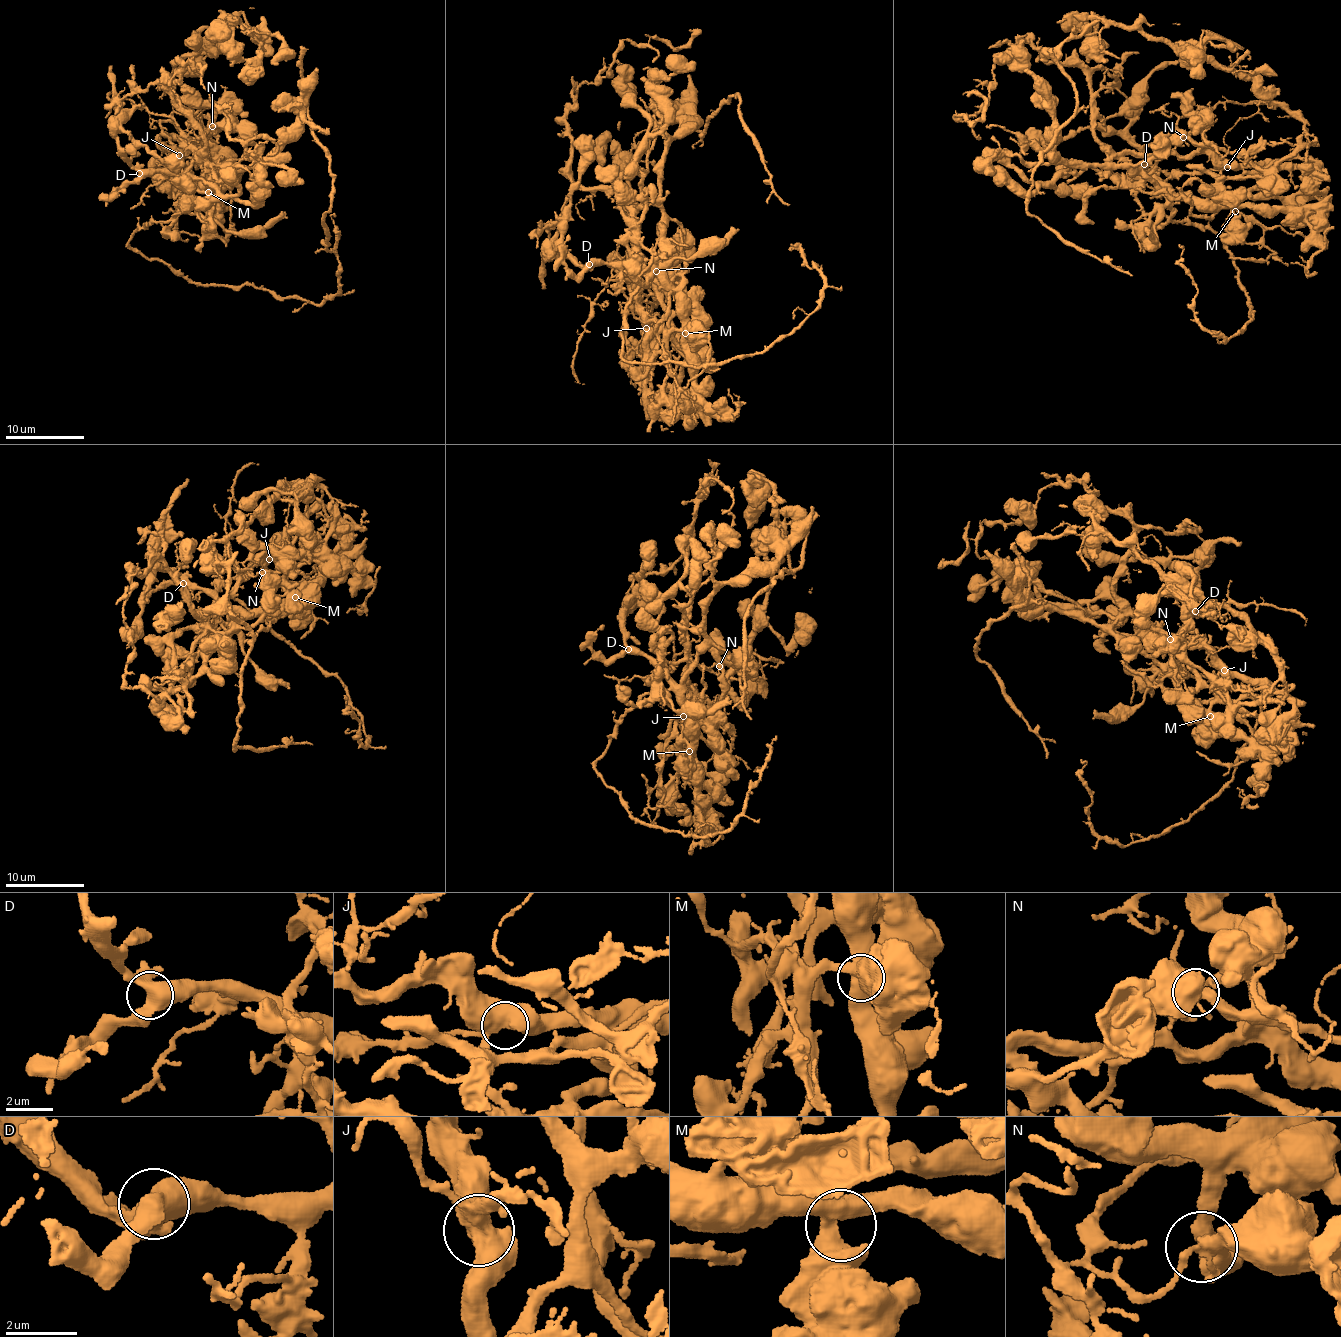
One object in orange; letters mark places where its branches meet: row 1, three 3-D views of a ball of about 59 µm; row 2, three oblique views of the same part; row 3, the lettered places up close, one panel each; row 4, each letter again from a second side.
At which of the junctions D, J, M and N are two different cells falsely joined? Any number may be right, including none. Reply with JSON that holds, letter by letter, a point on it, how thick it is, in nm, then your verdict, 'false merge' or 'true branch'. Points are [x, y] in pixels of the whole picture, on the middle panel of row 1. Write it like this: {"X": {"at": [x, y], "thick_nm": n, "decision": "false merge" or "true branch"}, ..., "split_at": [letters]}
{"D": {"at": [589, 264], "thick_nm": 500, "decision": "true branch"}, "J": {"at": [646, 328], "thick_nm": 550, "decision": "true branch"}, "M": {"at": [685, 333], "thick_nm": 500, "decision": "true branch"}, "N": {"at": [656, 271], "thick_nm": 360, "decision": "false merge"}, "split_at": ["N"]}

